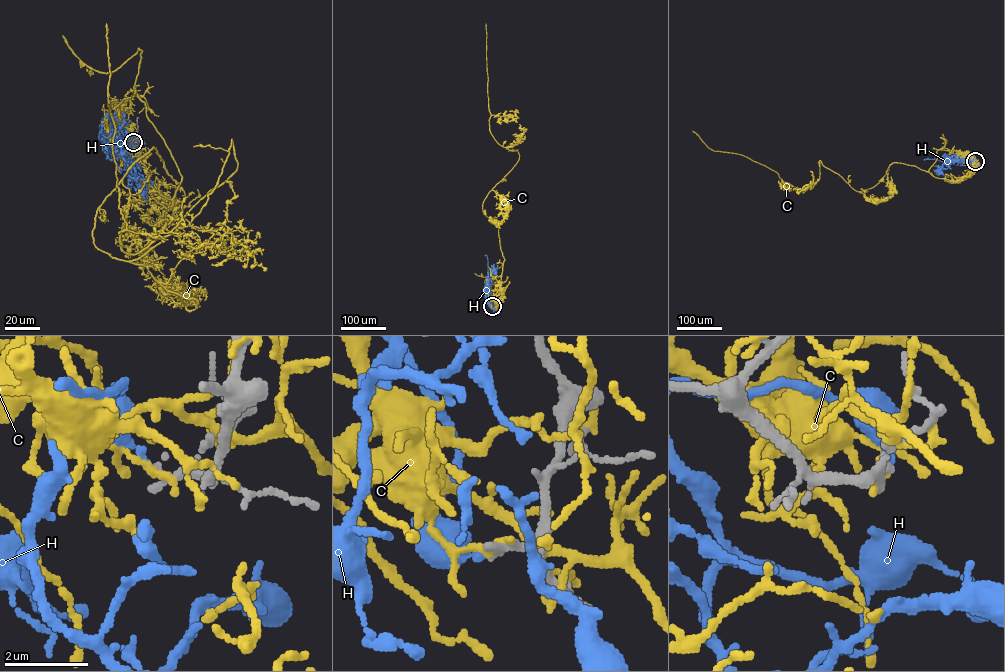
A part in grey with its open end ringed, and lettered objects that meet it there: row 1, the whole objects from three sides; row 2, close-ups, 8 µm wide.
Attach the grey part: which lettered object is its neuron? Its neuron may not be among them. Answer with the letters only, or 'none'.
none

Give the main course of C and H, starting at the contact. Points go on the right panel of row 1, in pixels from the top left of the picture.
C: (975, 161), (944, 148), (928, 171), (893, 162), (857, 191), (820, 160), (803, 190), (693, 131)
H: (975, 161), (972, 166), (970, 162), (948, 154), (939, 170), (942, 173), (938, 173)

